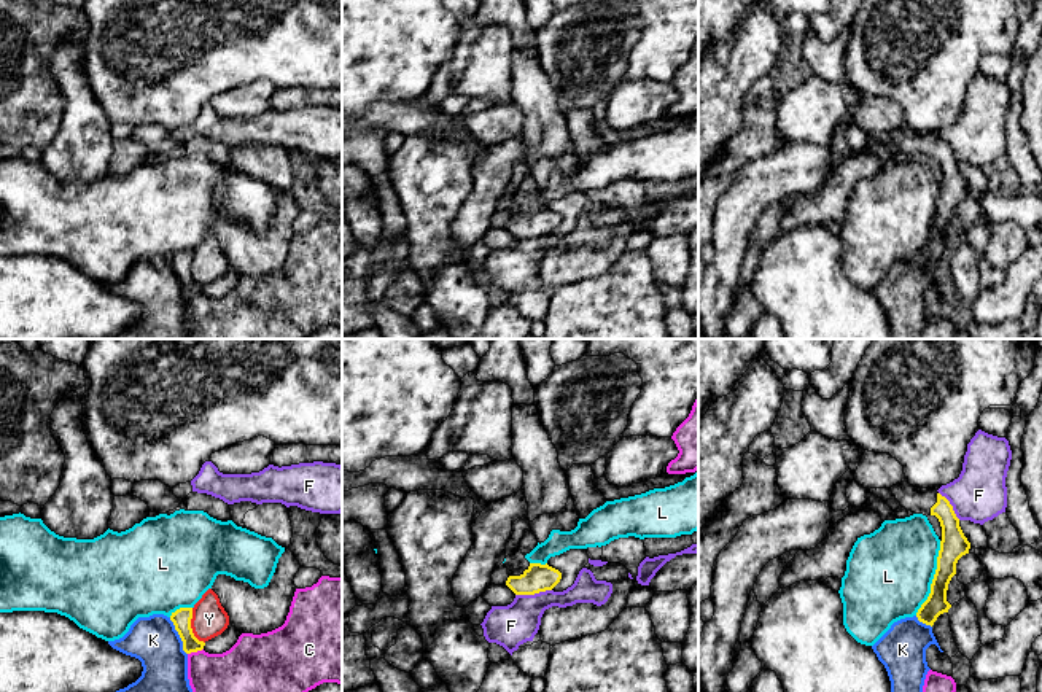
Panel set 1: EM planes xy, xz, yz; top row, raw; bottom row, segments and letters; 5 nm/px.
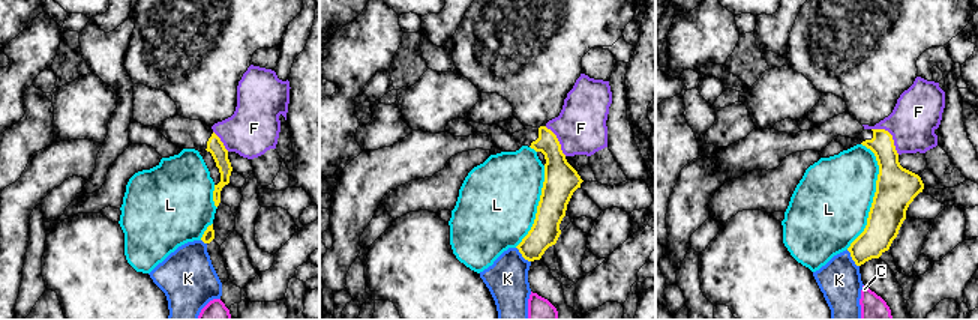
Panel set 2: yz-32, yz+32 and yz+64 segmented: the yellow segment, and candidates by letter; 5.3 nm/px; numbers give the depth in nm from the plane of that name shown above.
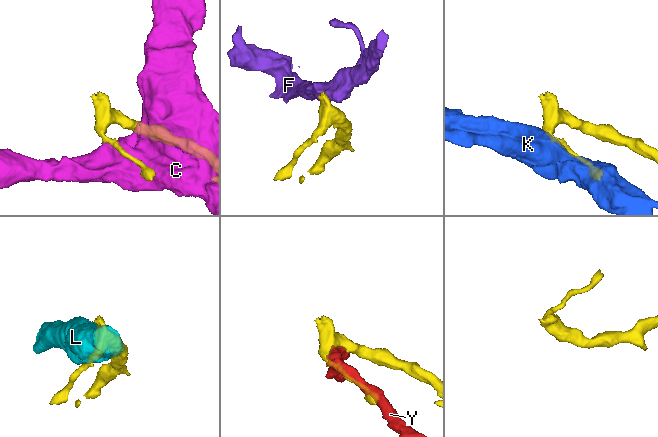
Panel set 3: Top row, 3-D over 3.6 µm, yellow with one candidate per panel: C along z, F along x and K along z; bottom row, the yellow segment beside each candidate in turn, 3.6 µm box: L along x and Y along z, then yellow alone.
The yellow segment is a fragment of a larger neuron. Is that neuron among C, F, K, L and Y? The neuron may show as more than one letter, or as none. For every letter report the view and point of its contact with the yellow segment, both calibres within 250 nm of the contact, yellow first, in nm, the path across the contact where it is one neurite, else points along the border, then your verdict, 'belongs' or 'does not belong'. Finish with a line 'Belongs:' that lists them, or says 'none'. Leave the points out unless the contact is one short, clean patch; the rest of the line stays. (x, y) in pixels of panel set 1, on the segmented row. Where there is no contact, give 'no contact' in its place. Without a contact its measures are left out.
C: contact xy (194, 651); calibres 100 and 240 nm; does not belong
F: contact xz (533, 594); calibres 140 and 220 nm; border xz (551, 589), (516, 595); does not belong
K: contact xy (180, 637); calibres 100 and 240 nm; does not belong
L: contact yz (934, 578); calibres 140 and 440 nm; does not belong
Y: contact xy (190, 627); calibres 100 and 180 nm; does not belong
Belongs: none

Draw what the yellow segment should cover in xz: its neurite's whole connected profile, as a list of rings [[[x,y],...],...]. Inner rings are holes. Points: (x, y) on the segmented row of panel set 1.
[[[520,549],[506,557],[504,566],[509,574],[506,585],[515,595],[535,595],[552,590],[562,579],[562,573],[547,563],[530,563]]]

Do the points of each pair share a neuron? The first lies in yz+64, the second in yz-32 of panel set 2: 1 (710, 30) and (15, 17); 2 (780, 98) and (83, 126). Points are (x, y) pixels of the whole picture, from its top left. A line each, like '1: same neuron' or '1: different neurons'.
1: different neurons
2: same neuron

